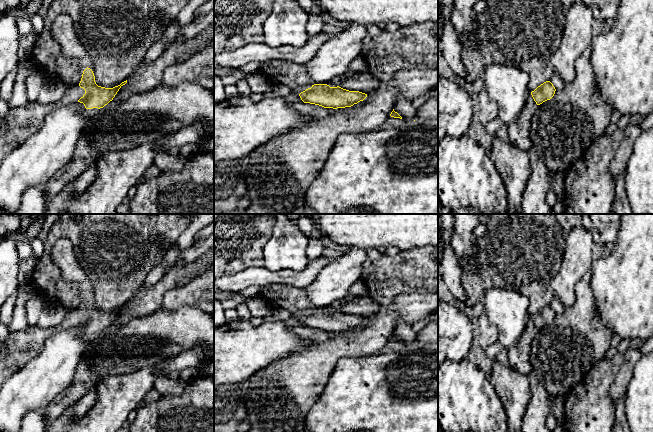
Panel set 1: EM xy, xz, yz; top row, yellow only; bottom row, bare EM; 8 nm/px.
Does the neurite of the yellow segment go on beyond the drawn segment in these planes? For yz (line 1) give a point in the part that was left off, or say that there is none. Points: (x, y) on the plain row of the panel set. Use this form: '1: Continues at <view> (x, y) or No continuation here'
1: No continuation here

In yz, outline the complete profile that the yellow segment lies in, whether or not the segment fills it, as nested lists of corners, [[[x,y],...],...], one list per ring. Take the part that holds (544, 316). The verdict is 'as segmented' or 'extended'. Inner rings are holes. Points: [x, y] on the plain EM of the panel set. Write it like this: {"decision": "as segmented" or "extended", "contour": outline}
{"decision": "as segmented", "contour": [[[546,305],[532,315],[531,319],[536,328],[540,329],[543,326],[550,324],[554,320],[555,315],[556,313],[553,308],[550,305]]]}

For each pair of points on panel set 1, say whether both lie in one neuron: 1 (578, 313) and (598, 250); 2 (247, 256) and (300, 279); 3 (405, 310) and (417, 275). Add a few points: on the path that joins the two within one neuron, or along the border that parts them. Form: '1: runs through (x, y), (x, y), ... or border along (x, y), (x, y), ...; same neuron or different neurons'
1: border along (589, 271), (575, 285), (575, 291); different neurons
2: border along (263, 265), (247, 266), (240, 271); different neurons
3: border along (427, 288), (416, 288), (400, 293), (391, 302); different neurons

